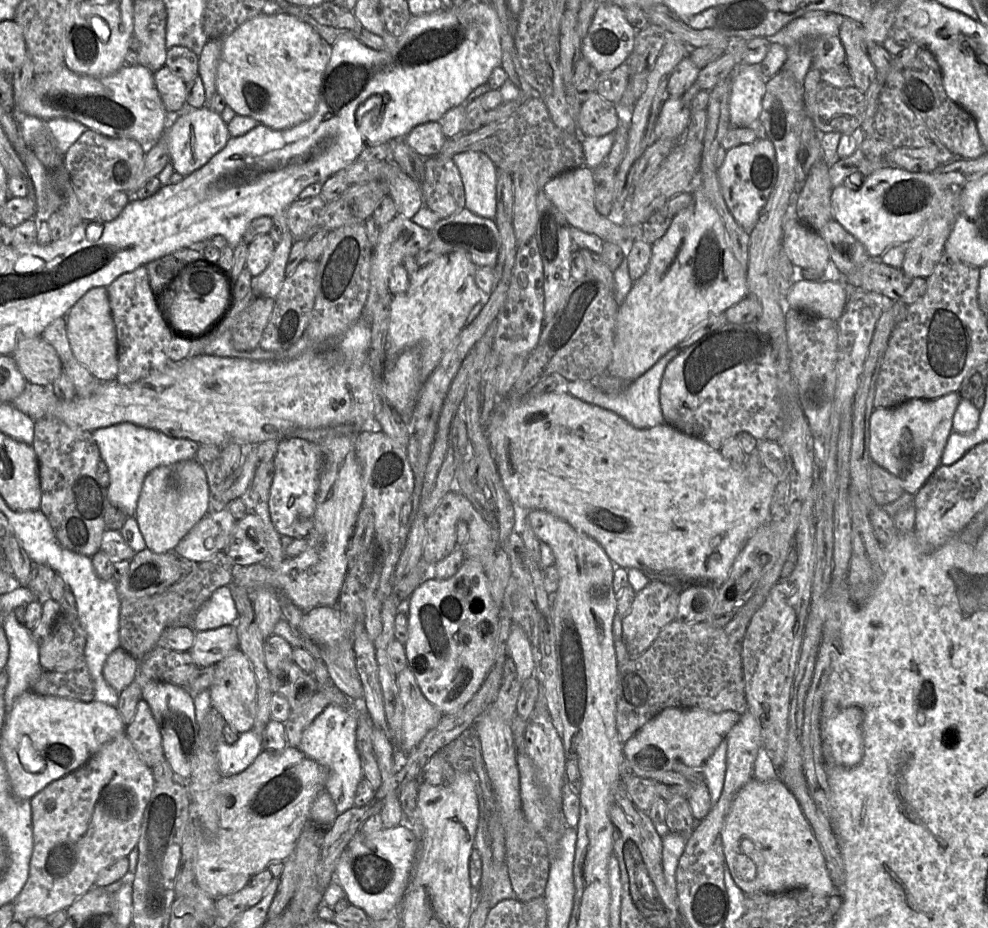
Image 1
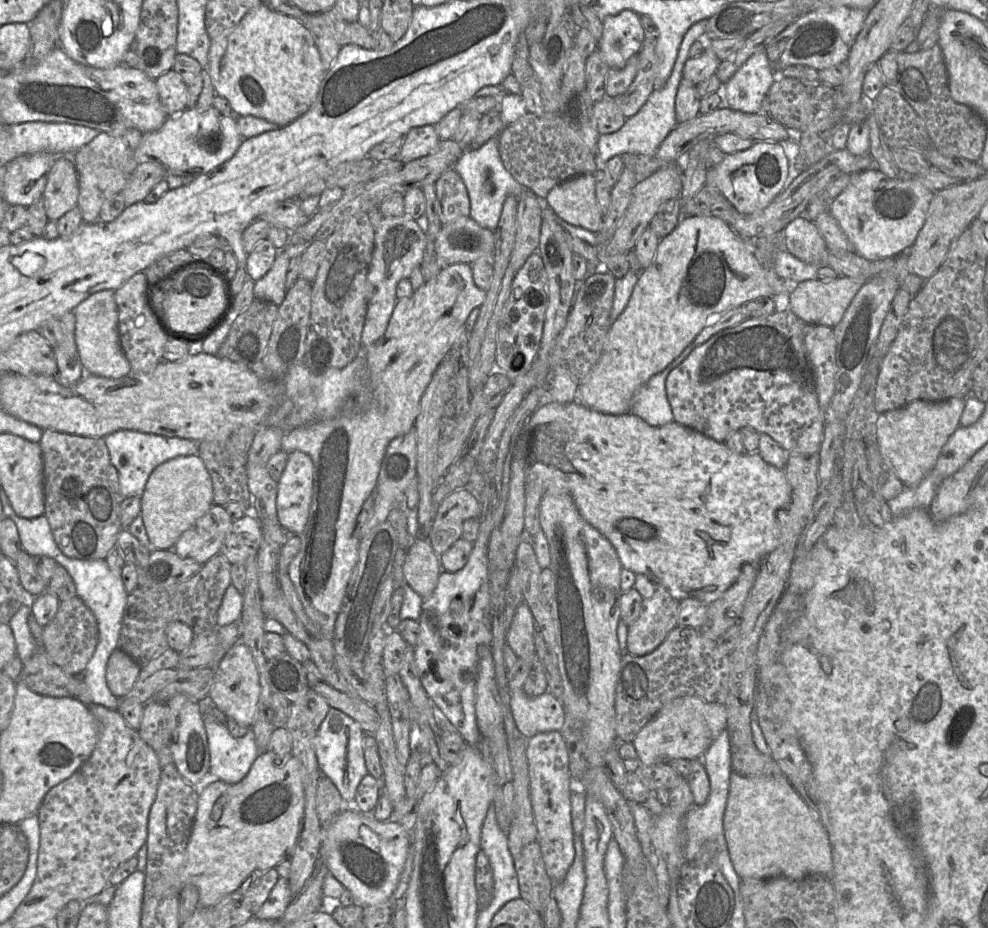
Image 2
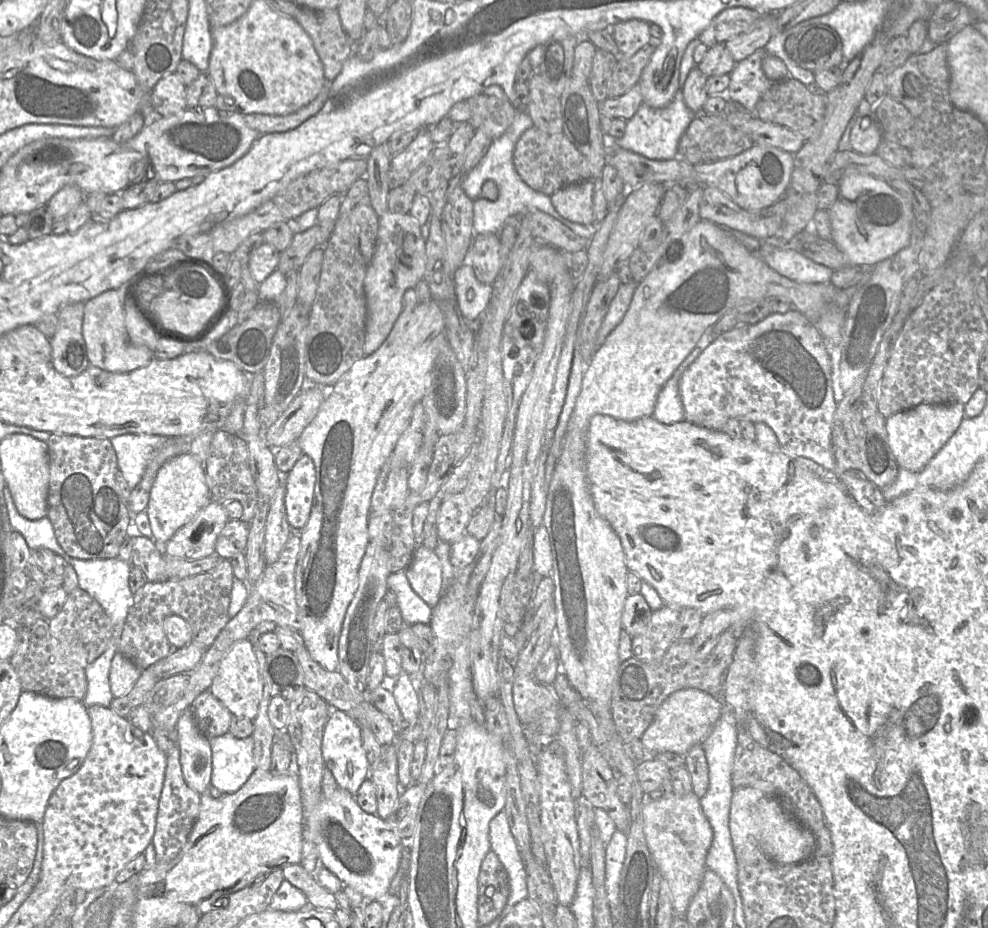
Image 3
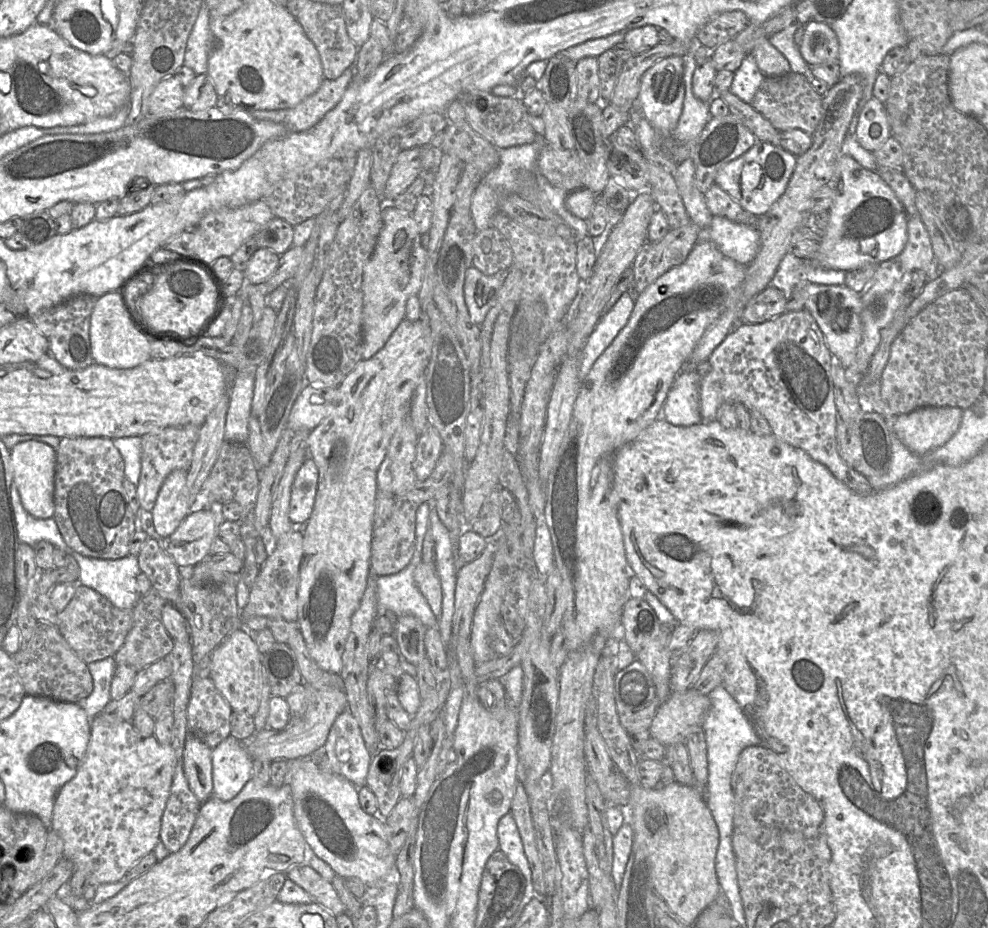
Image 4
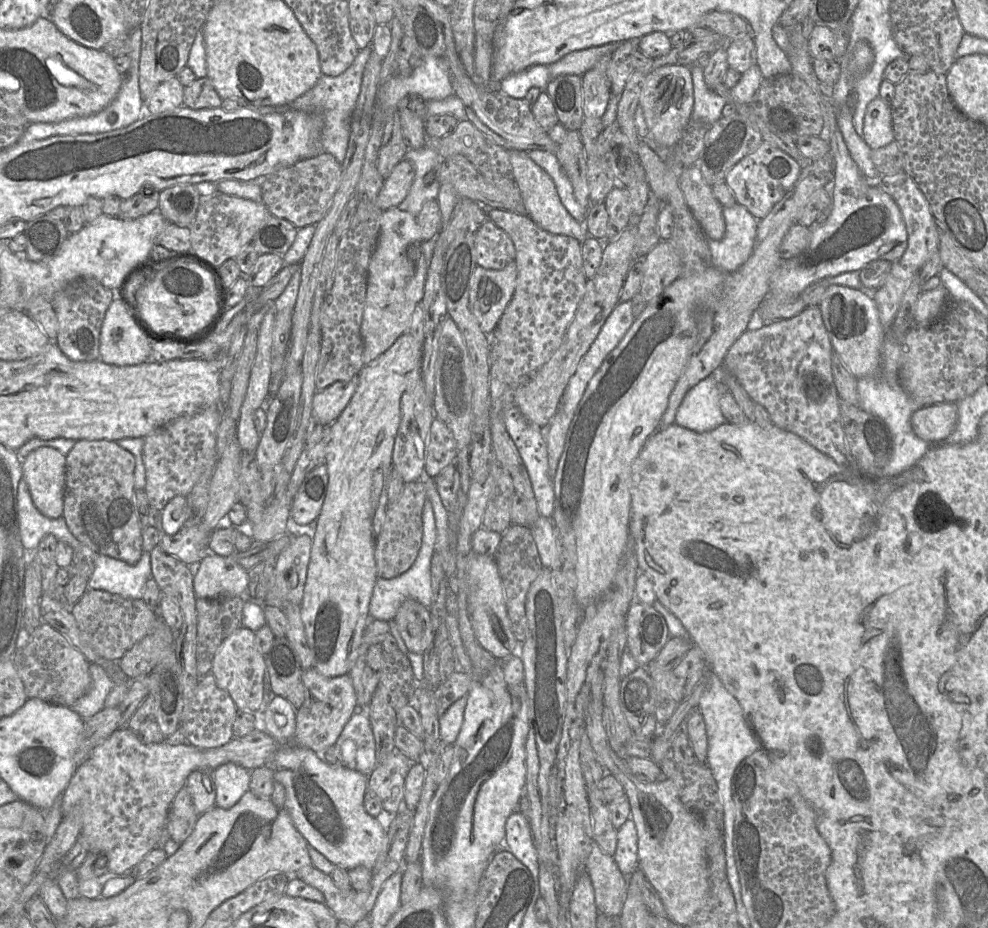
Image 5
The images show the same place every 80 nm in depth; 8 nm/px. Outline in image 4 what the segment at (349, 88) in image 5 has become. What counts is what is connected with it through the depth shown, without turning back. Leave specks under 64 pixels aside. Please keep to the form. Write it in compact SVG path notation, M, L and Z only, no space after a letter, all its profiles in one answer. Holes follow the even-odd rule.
M353 67L335 80L324 79L319 89L290 109L248 110L253 118L284 125L290 132L304 132L314 127L342 99L355 78Z

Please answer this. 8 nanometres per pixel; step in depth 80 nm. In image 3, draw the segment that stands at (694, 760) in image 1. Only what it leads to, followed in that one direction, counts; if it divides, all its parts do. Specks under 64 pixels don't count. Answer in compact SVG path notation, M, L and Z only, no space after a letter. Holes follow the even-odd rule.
M687 688L671 694L659 707L640 740L647 757L659 752L674 752L685 756L691 747L702 744L719 720L723 702L704 691Z

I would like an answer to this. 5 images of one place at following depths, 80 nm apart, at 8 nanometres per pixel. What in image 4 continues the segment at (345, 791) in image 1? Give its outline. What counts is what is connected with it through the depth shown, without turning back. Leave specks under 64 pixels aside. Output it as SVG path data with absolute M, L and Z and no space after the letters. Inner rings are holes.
M349 710L337 716L323 752L333 773L347 779L357 788L366 785L373 753L366 746L359 724Z

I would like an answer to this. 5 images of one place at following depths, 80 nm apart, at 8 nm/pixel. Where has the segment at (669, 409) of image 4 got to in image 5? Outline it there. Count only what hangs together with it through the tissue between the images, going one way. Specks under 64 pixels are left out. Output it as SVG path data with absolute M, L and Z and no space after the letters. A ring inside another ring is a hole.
M720 370L701 380L685 395L675 424L695 431L708 432L727 423L719 406Z

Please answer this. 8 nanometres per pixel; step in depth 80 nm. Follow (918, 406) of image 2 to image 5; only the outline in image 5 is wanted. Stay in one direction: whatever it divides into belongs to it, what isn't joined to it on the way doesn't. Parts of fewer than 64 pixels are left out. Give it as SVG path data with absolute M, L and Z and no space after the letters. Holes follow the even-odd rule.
M939 403L922 407L911 416L915 435L935 444L947 438L954 430L958 419L956 403Z

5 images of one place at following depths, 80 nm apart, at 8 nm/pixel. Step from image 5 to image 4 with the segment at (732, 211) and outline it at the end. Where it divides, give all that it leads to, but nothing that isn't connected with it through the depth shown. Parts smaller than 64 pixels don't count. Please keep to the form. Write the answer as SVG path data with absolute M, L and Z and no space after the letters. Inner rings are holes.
M713 216L710 225L699 230L698 241L709 241L726 257L741 265L749 265L760 248L756 226L736 223Z

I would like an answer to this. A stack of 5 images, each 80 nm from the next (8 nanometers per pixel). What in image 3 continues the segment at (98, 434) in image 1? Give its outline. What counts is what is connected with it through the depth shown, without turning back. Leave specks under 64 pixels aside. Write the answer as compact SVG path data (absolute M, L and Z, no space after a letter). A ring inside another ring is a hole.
M123 434L110 439L119 470L131 490L141 481L157 452L161 452L161 460L167 462L181 454L190 453L189 440L150 434Z

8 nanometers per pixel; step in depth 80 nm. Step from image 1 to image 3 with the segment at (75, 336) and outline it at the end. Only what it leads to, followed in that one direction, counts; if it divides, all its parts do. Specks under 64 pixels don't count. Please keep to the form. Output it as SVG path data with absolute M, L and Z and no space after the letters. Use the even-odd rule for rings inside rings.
M107 290L84 304L82 334L90 366L113 373L127 373L148 365L154 358L145 346L133 344L125 324L122 290Z

